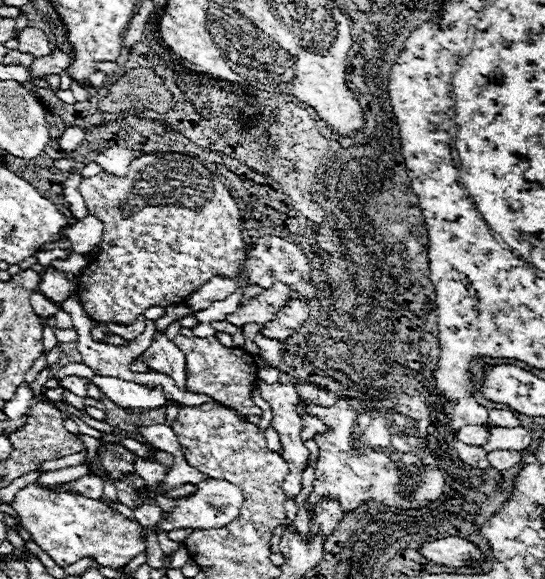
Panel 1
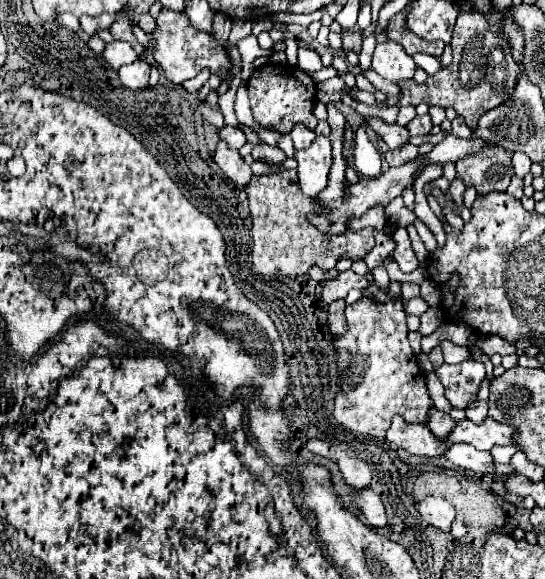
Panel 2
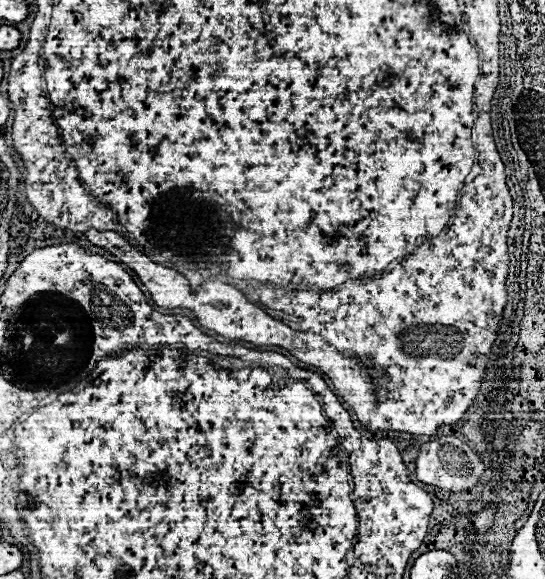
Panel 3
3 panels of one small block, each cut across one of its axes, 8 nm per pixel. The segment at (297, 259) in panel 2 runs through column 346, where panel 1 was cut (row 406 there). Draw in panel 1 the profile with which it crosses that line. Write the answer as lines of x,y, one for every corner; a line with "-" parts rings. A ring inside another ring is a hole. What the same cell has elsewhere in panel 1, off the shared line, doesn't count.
176,336
174,344
182,348
186,356
186,390
196,392
196,394
208,394
216,402
226,404
234,408
242,416
260,416
262,410
252,402
252,390
254,382
258,378
258,368
254,364
254,358
242,350
242,348
226,348
222,346
214,336
208,338
186,338
186,336

